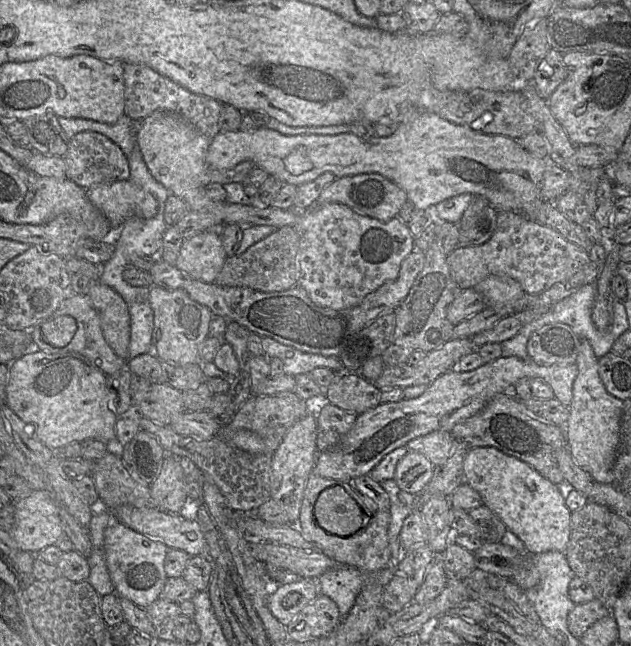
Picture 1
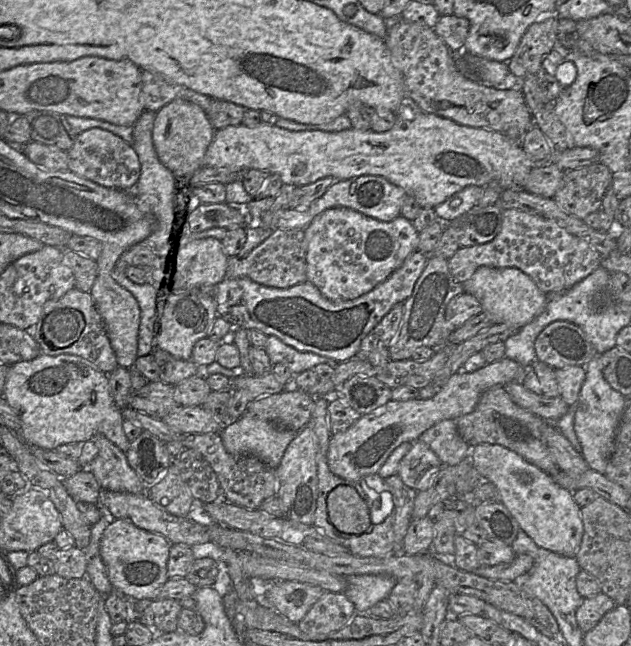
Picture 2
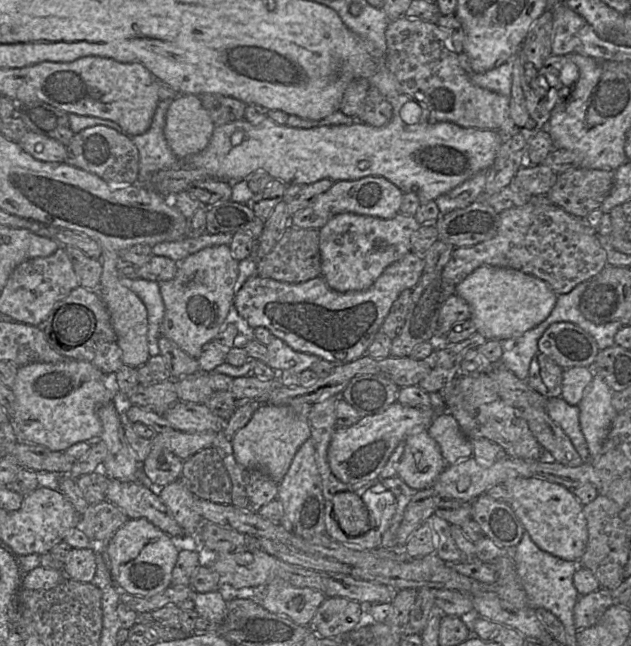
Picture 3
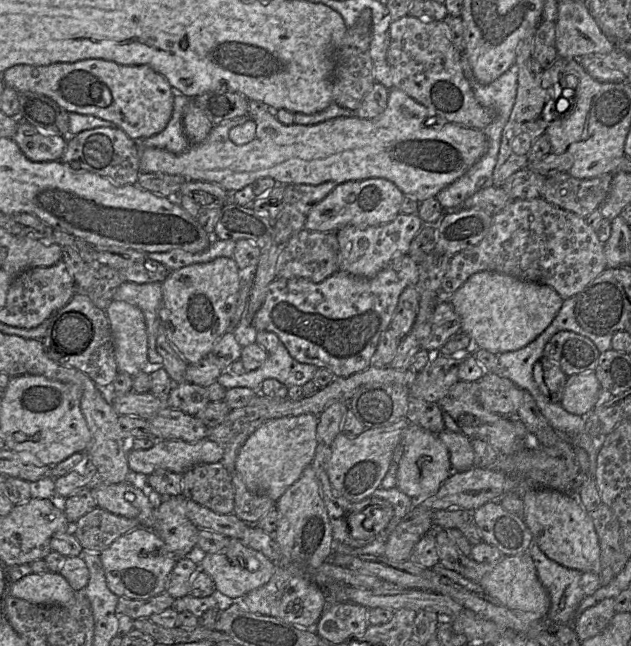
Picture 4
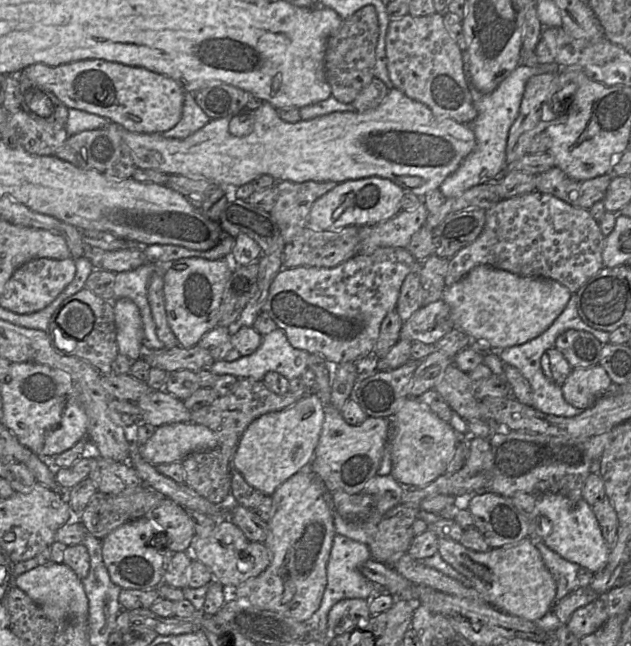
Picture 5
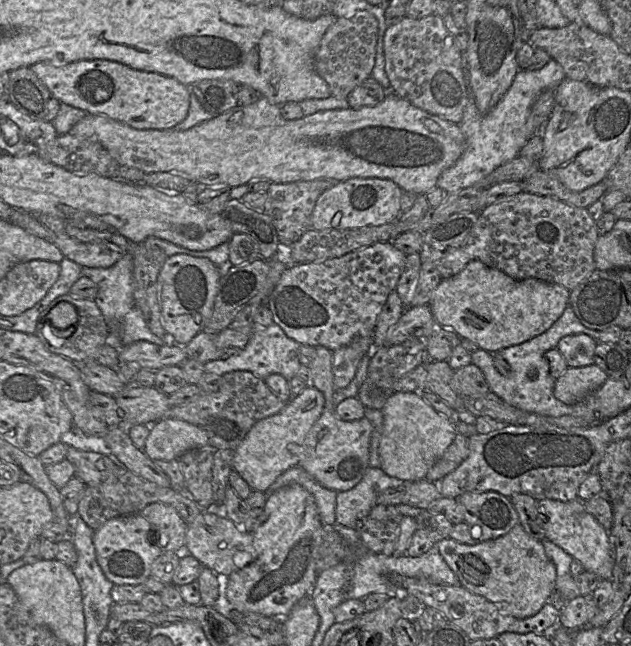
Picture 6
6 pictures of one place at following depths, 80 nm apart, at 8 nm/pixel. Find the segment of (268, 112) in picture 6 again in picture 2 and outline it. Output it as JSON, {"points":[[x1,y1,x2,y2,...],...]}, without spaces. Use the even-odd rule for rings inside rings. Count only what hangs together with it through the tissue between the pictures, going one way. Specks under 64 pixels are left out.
{"points":[[405,96,402,99,395,113,396,123,390,130,382,133,371,129,362,131,354,128,337,132,290,131,263,122,257,127,248,127,243,123,227,126,216,130,214,139,204,156,203,165,237,168,243,171,266,170,272,175,278,175,286,187,305,186,326,177,347,180,363,175,382,176,402,188,422,208,434,208,469,185,482,187,497,182,503,190,524,189,530,171,536,166,520,145,505,134,489,129,463,126,450,119,427,113,409,97],[405,107,410,107,414,111,413,120,403,118]]}

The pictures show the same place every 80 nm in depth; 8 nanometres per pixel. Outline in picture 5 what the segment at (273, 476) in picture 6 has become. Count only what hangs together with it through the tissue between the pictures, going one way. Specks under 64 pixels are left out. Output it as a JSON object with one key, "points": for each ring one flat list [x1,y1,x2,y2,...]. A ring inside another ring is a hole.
{"points":[[307,393,299,402,289,408,265,414,250,425,237,441,232,442,235,445,236,453,234,469,240,472,247,483,257,491,261,491,265,495,272,495,289,478,307,465,311,465,324,419,325,406,320,398,313,393]]}

